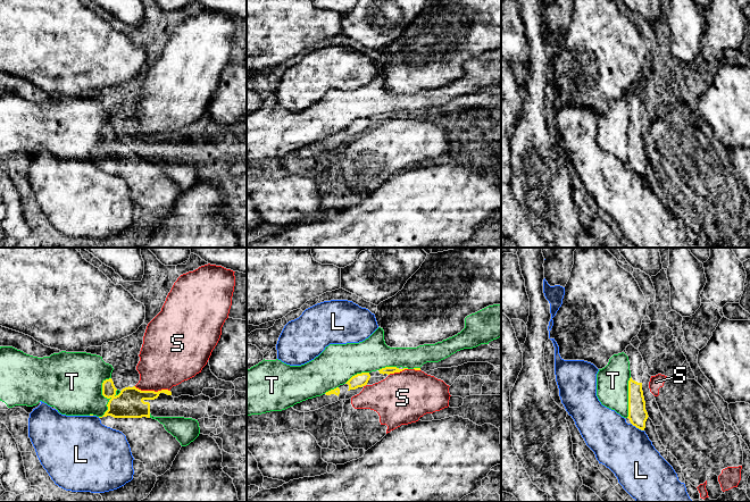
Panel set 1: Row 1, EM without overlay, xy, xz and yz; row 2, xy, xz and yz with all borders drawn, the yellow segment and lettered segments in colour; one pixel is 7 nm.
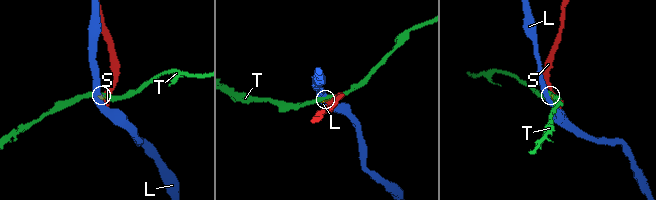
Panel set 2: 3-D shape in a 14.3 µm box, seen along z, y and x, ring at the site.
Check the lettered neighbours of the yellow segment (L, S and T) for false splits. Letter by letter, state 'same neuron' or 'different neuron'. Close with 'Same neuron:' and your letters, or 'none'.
L: different neuron
S: different neuron
T: different neuron
Same neuron: none

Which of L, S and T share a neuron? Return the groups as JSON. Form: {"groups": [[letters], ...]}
{"groups": [["L"], ["S"], ["T"]]}

